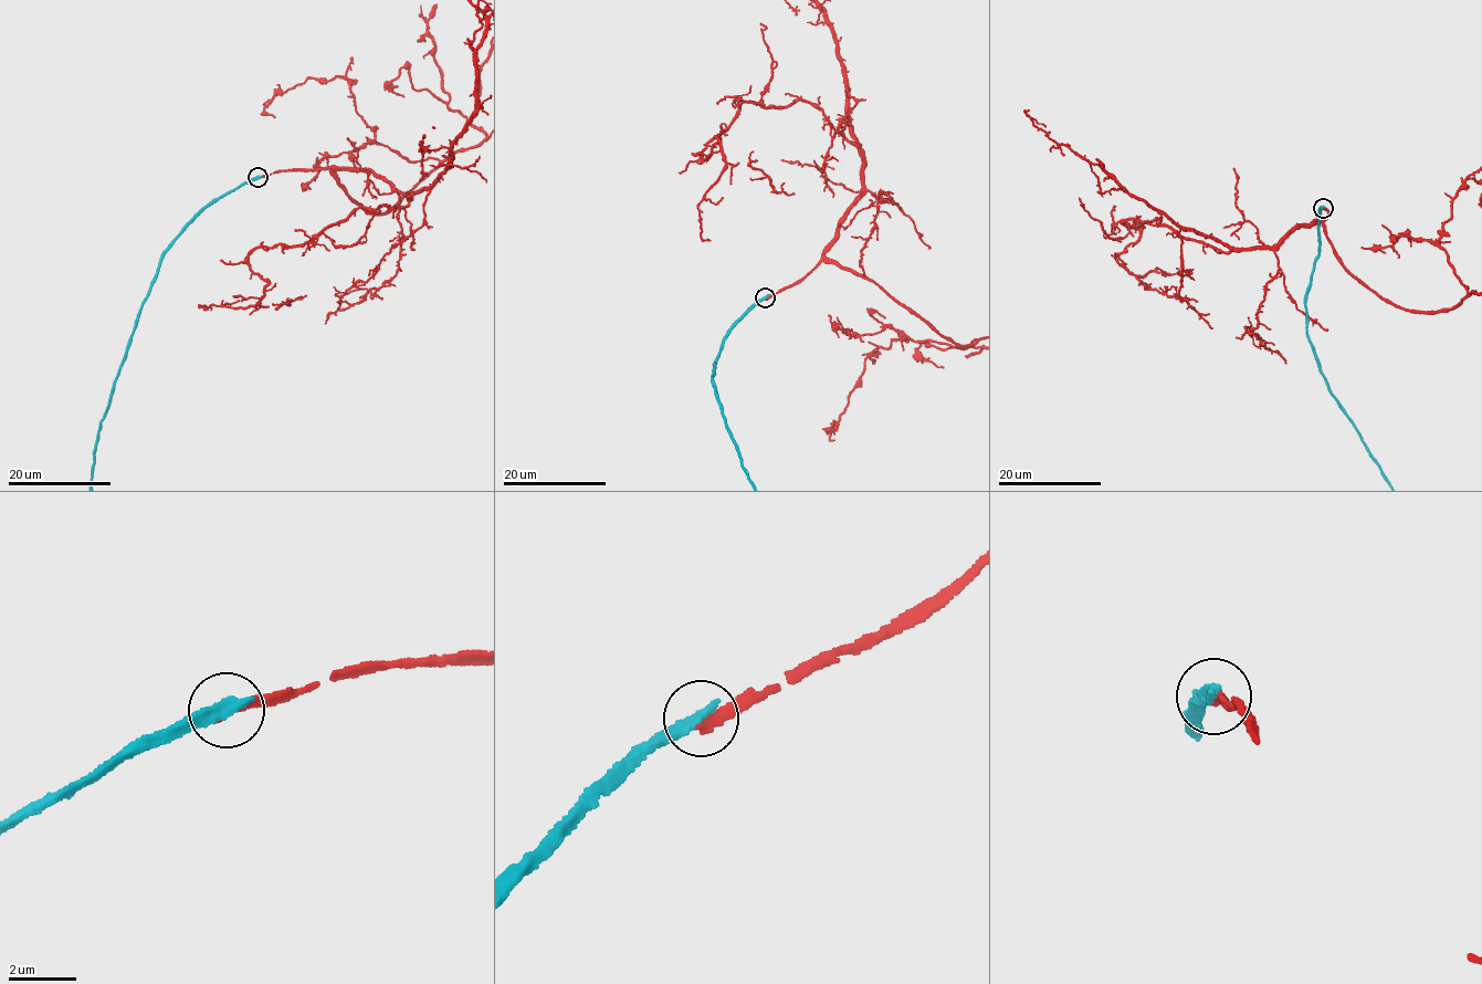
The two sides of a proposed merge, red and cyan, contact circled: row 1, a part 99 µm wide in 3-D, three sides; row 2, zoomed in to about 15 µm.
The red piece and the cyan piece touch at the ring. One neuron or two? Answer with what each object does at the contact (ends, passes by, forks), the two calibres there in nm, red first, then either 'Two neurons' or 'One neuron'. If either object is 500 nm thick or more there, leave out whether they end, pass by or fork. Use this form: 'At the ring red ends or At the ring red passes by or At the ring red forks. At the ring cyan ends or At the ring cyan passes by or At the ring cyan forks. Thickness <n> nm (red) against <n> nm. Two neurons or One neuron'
At the ring red ends. At the ring cyan ends. Thickness 280 nm (red) against 420 nm. Two neurons

